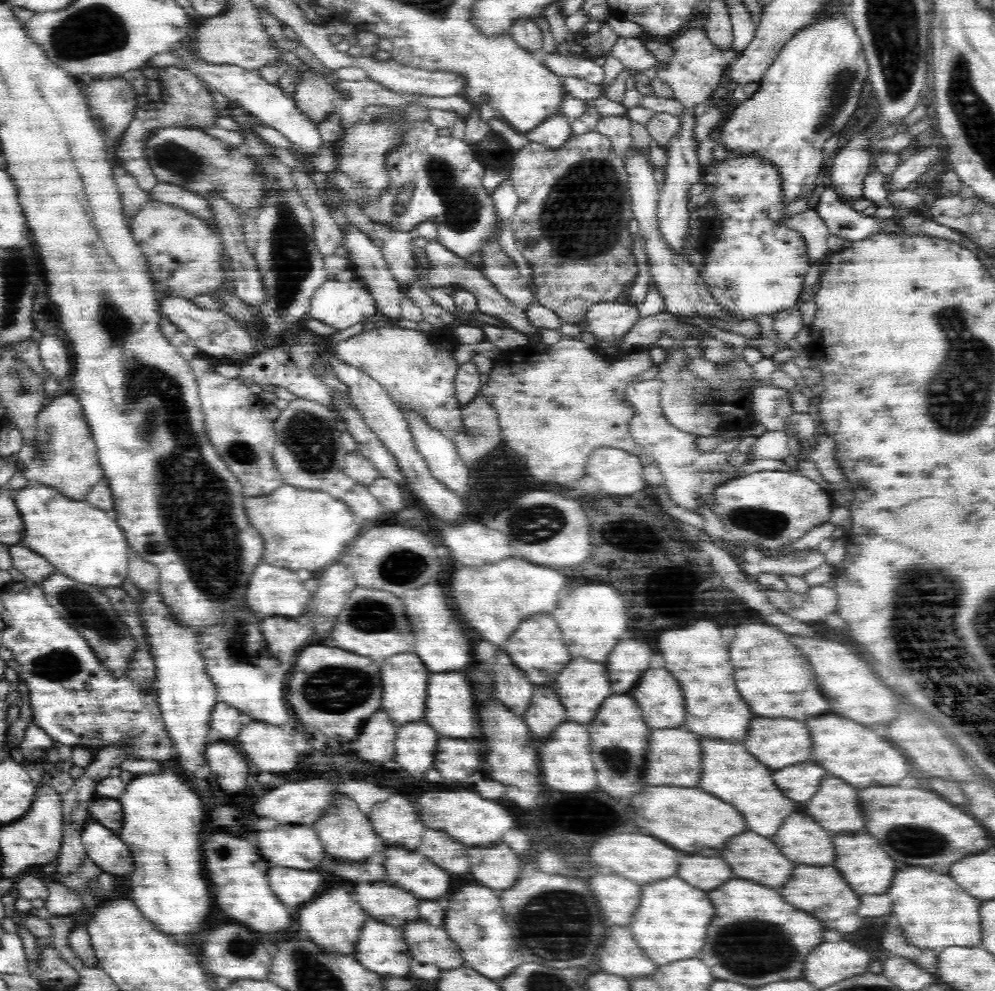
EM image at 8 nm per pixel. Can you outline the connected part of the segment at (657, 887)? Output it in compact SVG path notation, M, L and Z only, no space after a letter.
M666 878L642 886L642 902L638 912L634 912L630 928L638 946L660 967L674 960L694 958L706 942L706 930L712 918L714 906L706 892L690 886L682 878Z

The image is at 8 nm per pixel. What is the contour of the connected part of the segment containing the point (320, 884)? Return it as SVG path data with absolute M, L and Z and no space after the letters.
M280 866L268 872L268 883L274 895L288 906L308 902L324 888L324 878L318 872L292 870Z

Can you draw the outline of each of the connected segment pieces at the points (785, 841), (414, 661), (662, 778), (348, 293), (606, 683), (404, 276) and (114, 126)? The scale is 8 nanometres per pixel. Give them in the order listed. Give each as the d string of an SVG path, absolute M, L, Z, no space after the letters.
M790 814L790 818L782 822L782 828L772 838L786 858L800 864L824 866L832 864L836 858L832 846L834 834L804 814Z
M408 651L392 654L380 663L380 670L382 670L382 684L384 684L380 710L386 711L396 724L420 720L426 710L426 690L428 690L430 676L421 657L416 652L408 654Z
M682 728L652 730L650 733L649 754L646 757L646 782L650 786L696 786L702 774L702 750L700 738Z
M334 277L324 281L310 300L309 317L336 329L350 328L364 318L378 316L374 297L360 280L341 282Z
M576 660L568 666L568 670L561 670L562 678L558 678L558 698L562 698L562 706L566 706L566 714L568 720L572 722L590 722L594 720L594 716L606 698L610 698L610 694L614 694L610 690L610 674L606 674L606 666L598 664L598 666L590 666L582 660Z
M374 222L371 236L379 243L383 257L398 282L399 288L418 281L412 252L415 234L400 231L382 222Z
M102 80L87 84L86 94L89 98L91 113L100 118L103 132L117 144L124 130L130 126L138 107L136 93L130 81Z

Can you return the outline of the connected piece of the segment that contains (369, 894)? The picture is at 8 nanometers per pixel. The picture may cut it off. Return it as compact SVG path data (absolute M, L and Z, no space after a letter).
M362 882L354 888L352 899L370 916L390 926L420 921L419 898L394 884Z

